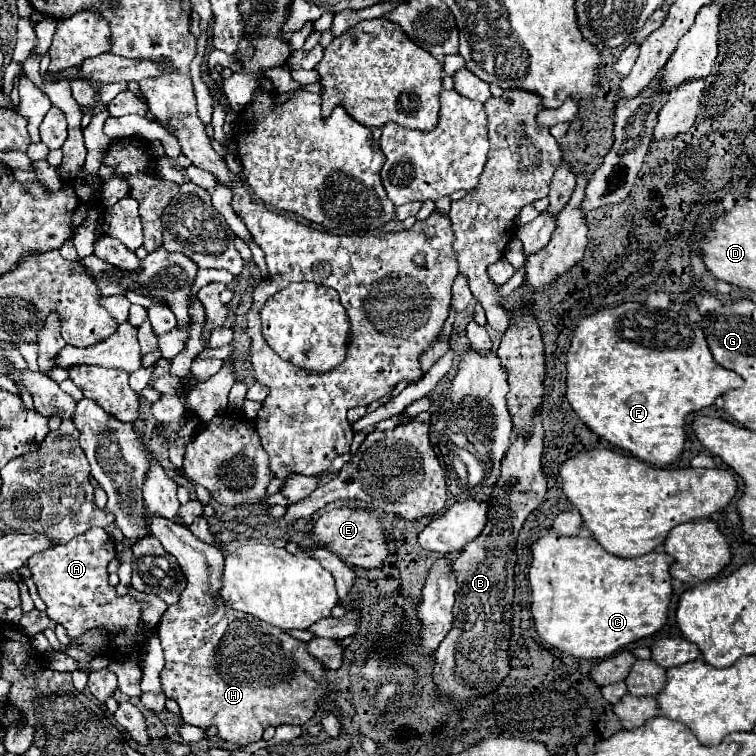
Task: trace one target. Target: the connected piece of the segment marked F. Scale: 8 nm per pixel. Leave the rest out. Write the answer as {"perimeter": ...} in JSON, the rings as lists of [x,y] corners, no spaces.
{"perimeter":[[[622,303],[622,305],[616,305],[616,307],[606,307],[606,309],[600,309],[596,311],[594,315],[588,315],[584,317],[576,331],[574,331],[574,337],[572,337],[572,343],[570,343],[570,349],[566,353],[566,371],[568,371],[568,377],[566,377],[566,399],[568,403],[572,405],[572,409],[576,411],[576,415],[602,439],[610,441],[612,445],[628,451],[630,455],[634,455],[636,459],[640,461],[646,461],[650,465],[656,465],[656,467],[666,467],[670,463],[674,463],[680,453],[682,453],[682,447],[684,447],[684,441],[686,441],[686,417],[692,413],[692,411],[700,411],[708,405],[714,403],[714,399],[718,395],[722,395],[724,391],[728,389],[734,389],[734,387],[740,387],[742,385],[742,379],[738,375],[734,375],[732,371],[726,371],[722,365],[714,363],[712,355],[710,355],[710,349],[706,347],[706,339],[704,339],[704,333],[700,329],[700,325],[696,323],[690,323],[684,315],[680,315],[678,311],[658,311],[658,309],[650,309],[642,303]]]}

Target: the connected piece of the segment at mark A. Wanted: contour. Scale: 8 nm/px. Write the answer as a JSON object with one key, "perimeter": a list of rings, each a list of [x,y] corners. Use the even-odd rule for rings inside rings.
{"perimeter":[[[92,527],[82,535],[76,535],[72,541],[40,551],[38,555],[28,559],[28,567],[32,571],[32,579],[38,587],[42,601],[46,603],[46,613],[56,623],[62,623],[72,637],[82,635],[86,629],[106,627],[112,637],[106,655],[116,660],[126,654],[136,659],[142,643],[150,637],[154,629],[150,629],[140,619],[140,607],[128,597],[116,595],[114,587],[108,585],[106,565],[114,557],[114,543],[102,527]]]}

